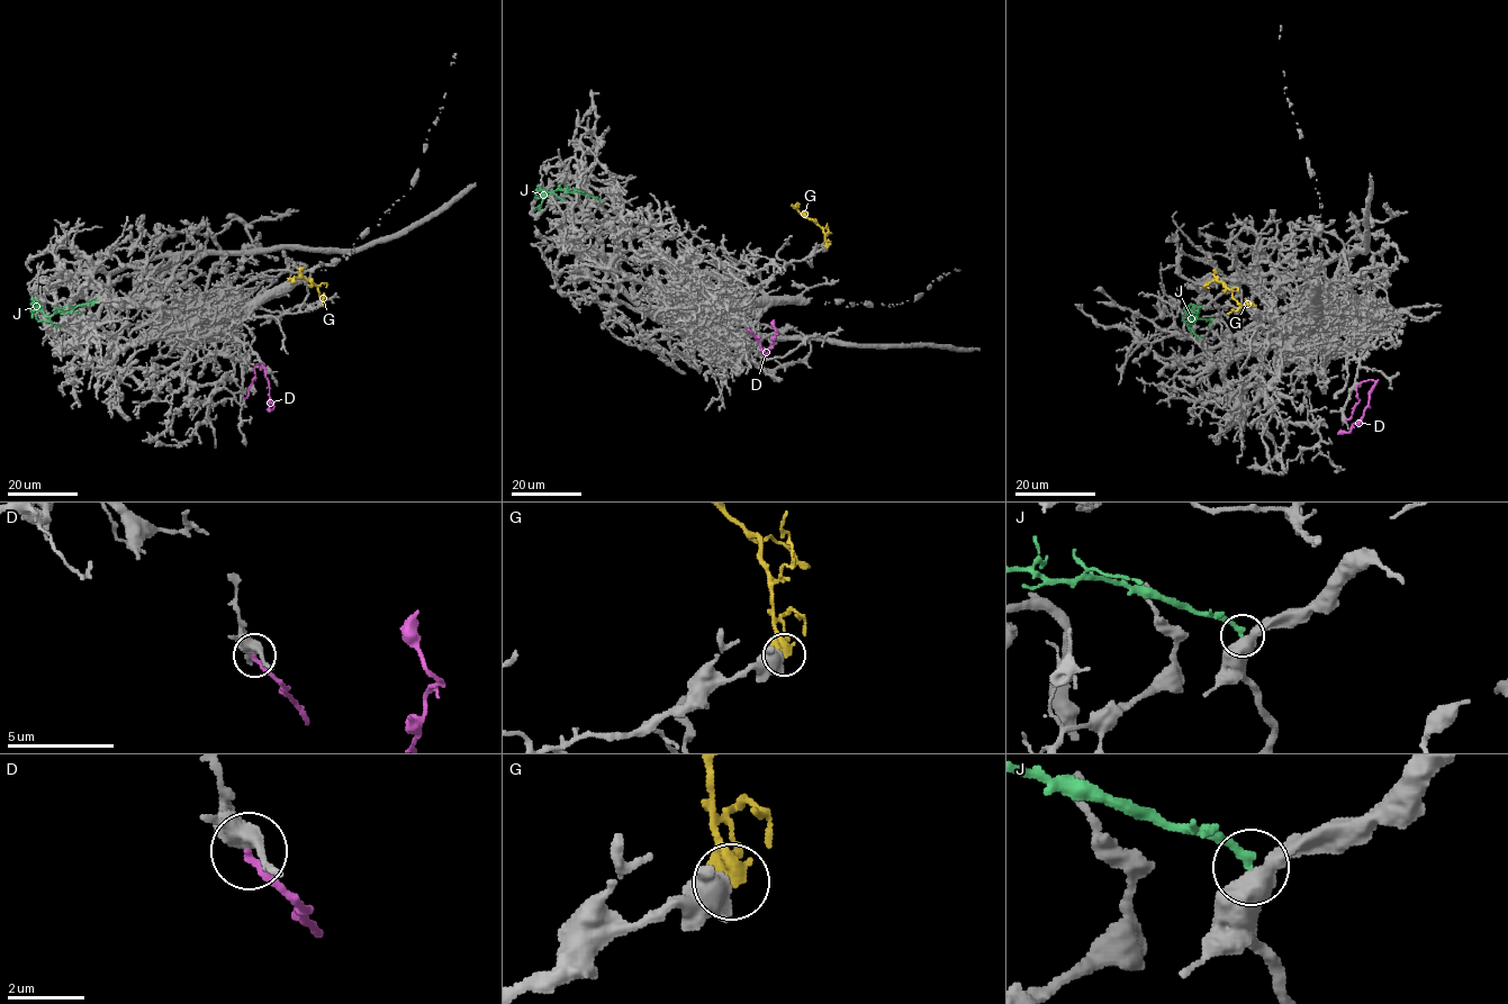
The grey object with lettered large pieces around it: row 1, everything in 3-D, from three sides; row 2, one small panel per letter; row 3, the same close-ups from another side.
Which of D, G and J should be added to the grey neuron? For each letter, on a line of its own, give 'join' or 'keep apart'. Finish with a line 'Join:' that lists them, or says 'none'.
D: keep apart
G: keep apart
J: keep apart
Join: none

